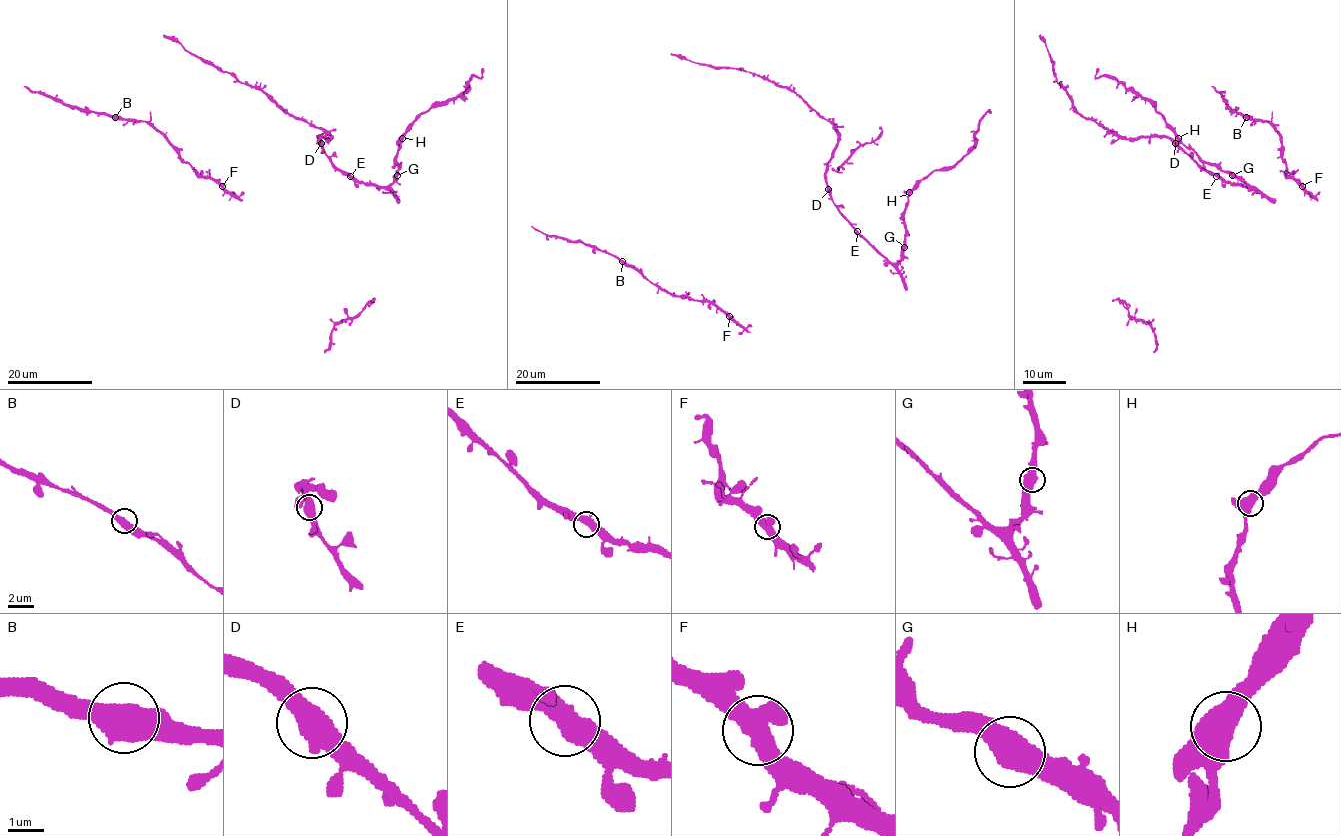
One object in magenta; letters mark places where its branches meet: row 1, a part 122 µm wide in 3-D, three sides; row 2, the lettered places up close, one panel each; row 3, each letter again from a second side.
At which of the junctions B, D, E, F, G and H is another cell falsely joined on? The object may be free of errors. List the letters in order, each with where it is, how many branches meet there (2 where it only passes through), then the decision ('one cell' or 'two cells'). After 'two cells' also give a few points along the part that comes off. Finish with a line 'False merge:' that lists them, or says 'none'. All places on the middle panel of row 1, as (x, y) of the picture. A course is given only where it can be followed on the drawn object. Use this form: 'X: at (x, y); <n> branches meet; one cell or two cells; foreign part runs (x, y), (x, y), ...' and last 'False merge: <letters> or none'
B: at (622, 261); 2 branches meet; one cell
D: at (828, 189); 2 branches meet; one cell
E: at (857, 231); 2 branches meet; one cell
F: at (729, 316); 2 branches meet; one cell
G: at (904, 247); 2 branches meet; one cell
H: at (909, 192); 2 branches meet; one cell
False merge: none

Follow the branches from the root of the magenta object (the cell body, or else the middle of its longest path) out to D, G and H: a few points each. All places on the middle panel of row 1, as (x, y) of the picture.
D: (855, 233), (853, 224), (832, 200), (828, 189)
G: (855, 233), (891, 263), (901, 257), (904, 247)
H: (855, 233), (891, 263), (896, 263), (901, 257), (904, 243), (904, 207), (909, 192)

